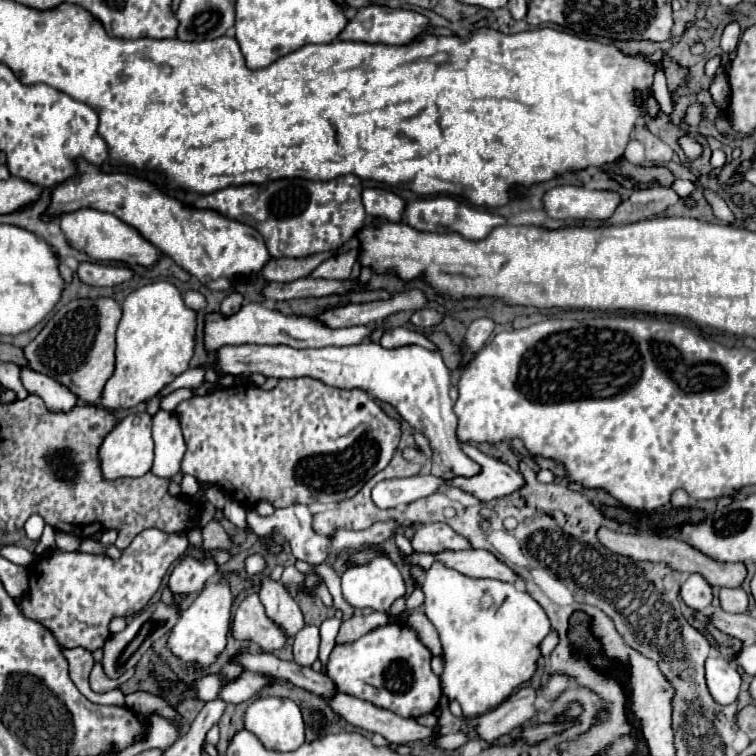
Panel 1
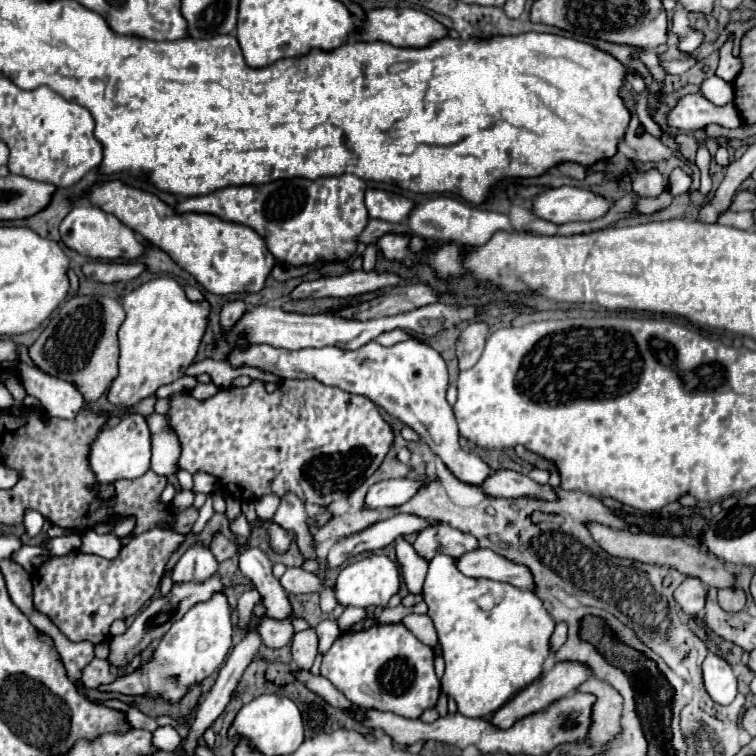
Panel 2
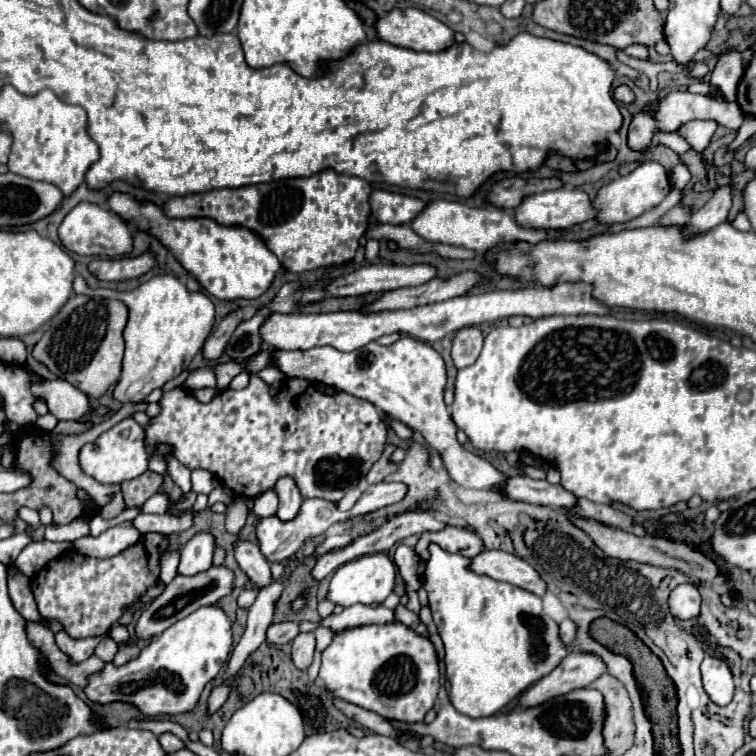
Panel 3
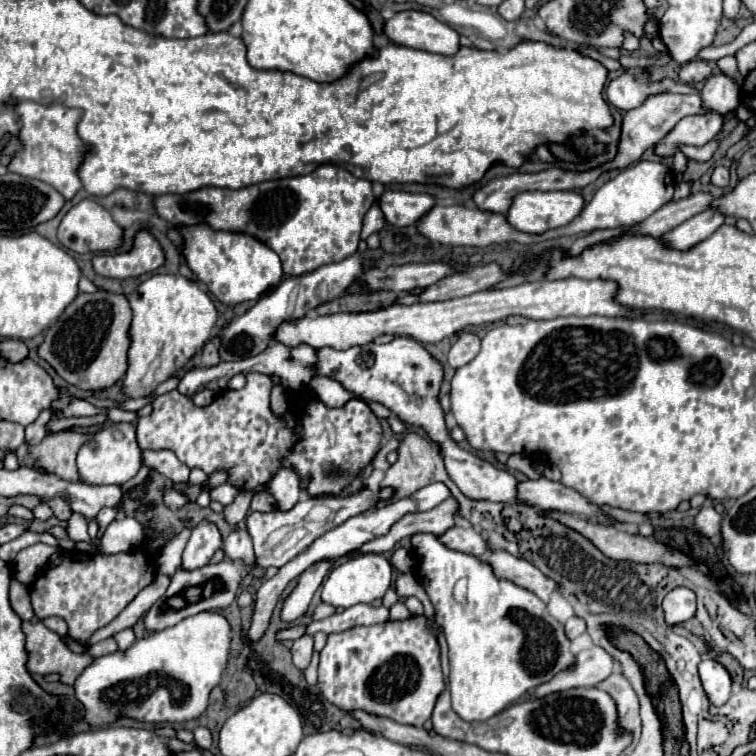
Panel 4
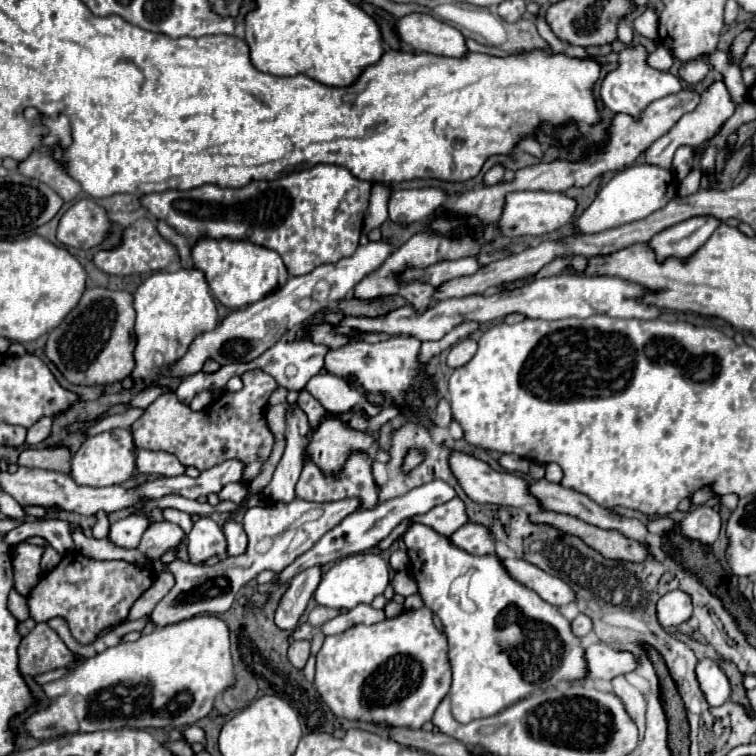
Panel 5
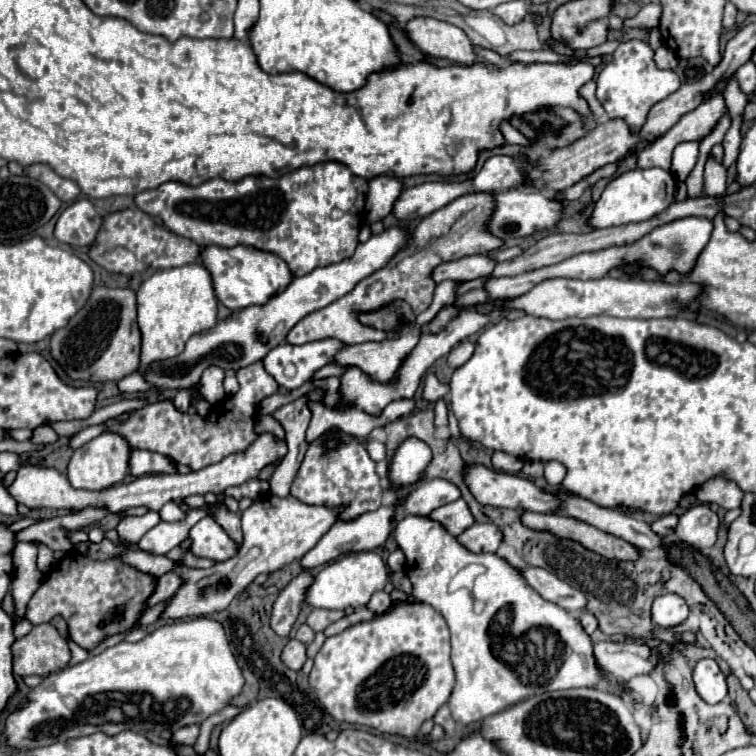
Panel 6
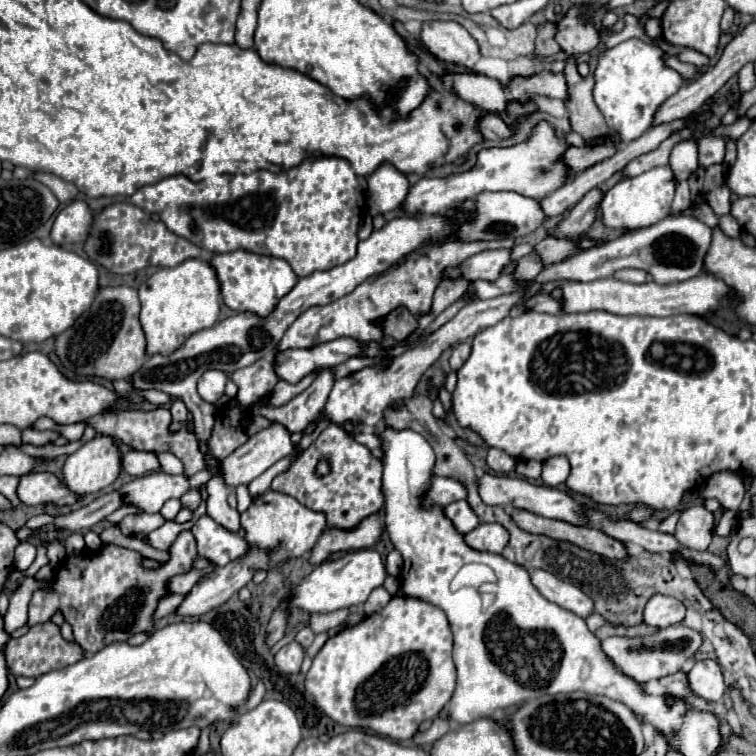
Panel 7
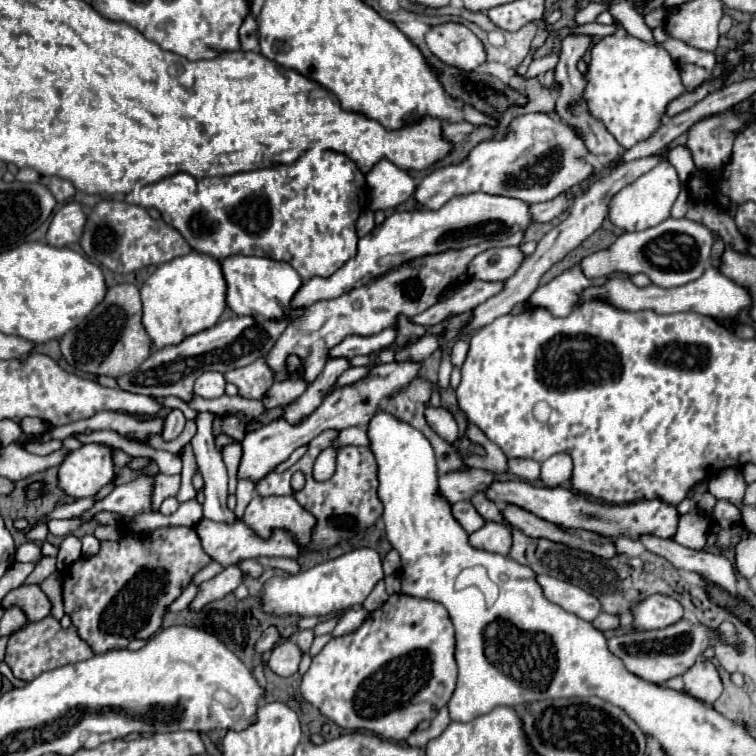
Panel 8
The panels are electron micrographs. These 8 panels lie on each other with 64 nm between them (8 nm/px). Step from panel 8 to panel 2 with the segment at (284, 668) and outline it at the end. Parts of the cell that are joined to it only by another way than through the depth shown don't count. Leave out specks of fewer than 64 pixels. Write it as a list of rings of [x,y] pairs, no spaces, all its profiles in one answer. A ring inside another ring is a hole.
[[[314,628],[296,632],[292,638],[292,658],[298,668],[310,670],[314,664],[314,658],[318,654],[318,636]]]

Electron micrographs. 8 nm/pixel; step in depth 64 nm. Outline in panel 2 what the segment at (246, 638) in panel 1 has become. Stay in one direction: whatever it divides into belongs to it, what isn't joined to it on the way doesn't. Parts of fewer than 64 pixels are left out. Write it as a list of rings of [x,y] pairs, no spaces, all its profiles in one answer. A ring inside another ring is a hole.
[[[256,588],[244,592],[238,600],[238,614],[240,614],[240,620],[238,620],[238,626],[244,628],[244,630],[250,630],[252,628],[252,618],[254,618],[254,608],[260,600],[260,594]],[[266,616],[260,618],[256,632],[260,634],[262,644],[268,646],[268,648],[282,648],[294,636],[294,628],[288,620],[272,620],[272,618],[266,618]]]

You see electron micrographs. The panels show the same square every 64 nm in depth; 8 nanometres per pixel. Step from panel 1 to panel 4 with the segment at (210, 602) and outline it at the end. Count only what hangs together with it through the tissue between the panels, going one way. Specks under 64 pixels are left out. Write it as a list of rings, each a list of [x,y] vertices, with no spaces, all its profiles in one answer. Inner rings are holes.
[[[198,612],[184,618],[172,628],[150,634],[144,640],[136,640],[126,652],[96,658],[78,678],[76,696],[80,706],[80,720],[98,726],[104,722],[114,722],[120,716],[130,716],[142,722],[162,724],[162,722],[186,722],[198,718],[208,706],[210,690],[222,682],[230,656],[230,624],[218,612]]]

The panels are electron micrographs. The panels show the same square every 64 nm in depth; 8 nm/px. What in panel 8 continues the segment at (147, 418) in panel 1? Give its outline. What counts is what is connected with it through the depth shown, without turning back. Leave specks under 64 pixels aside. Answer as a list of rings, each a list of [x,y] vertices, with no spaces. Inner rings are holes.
[[[84,444],[70,452],[58,470],[58,486],[74,498],[90,498],[114,478],[112,450],[106,444]]]

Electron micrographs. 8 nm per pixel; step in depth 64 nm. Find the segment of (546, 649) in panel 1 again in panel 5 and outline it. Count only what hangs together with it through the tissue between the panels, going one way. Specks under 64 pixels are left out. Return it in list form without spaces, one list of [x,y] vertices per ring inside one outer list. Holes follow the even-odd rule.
[[[578,614],[578,616],[572,620],[572,632],[574,632],[574,636],[584,636],[584,634],[588,634],[590,630],[592,630],[592,622],[590,622],[588,616]]]

